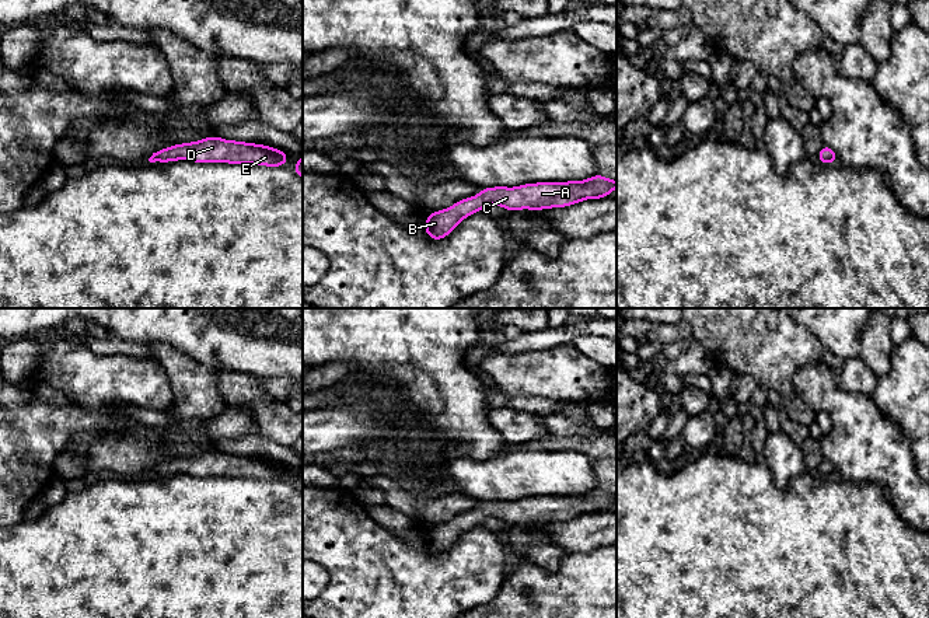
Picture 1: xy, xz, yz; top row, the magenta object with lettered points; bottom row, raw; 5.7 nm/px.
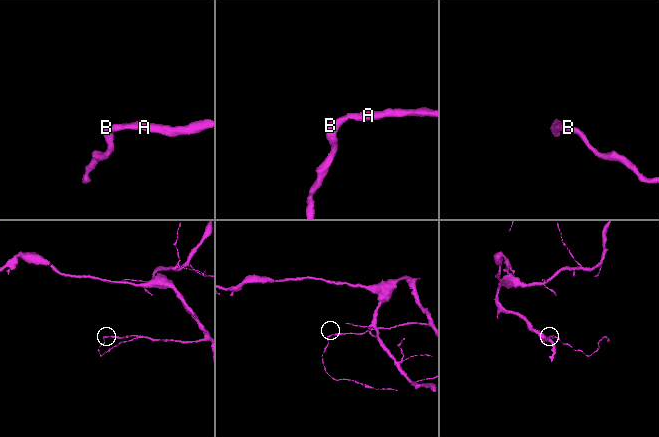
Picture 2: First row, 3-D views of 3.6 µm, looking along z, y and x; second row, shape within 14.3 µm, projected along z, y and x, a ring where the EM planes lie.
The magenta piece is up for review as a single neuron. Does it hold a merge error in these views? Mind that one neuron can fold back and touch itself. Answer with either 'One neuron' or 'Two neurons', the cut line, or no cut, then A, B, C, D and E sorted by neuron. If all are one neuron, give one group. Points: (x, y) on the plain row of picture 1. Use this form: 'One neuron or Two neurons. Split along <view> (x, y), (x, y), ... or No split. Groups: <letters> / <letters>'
One neuron. No split. Groups: A B C D E

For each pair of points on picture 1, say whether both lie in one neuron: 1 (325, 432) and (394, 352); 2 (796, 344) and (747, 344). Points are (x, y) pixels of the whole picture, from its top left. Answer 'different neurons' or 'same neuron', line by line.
1: different neurons
2: same neuron

